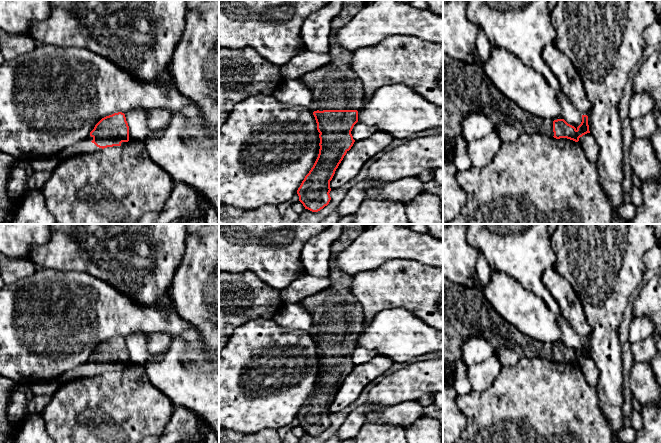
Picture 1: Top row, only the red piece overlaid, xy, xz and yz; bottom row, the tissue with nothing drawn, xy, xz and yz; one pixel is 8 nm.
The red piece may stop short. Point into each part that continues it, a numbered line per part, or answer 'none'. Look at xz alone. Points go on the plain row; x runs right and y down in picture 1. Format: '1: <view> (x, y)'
1: xz (334, 310)

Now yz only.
1: yz (466, 312)

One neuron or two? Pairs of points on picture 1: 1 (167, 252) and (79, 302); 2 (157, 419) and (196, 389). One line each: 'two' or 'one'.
1: two
2: two

